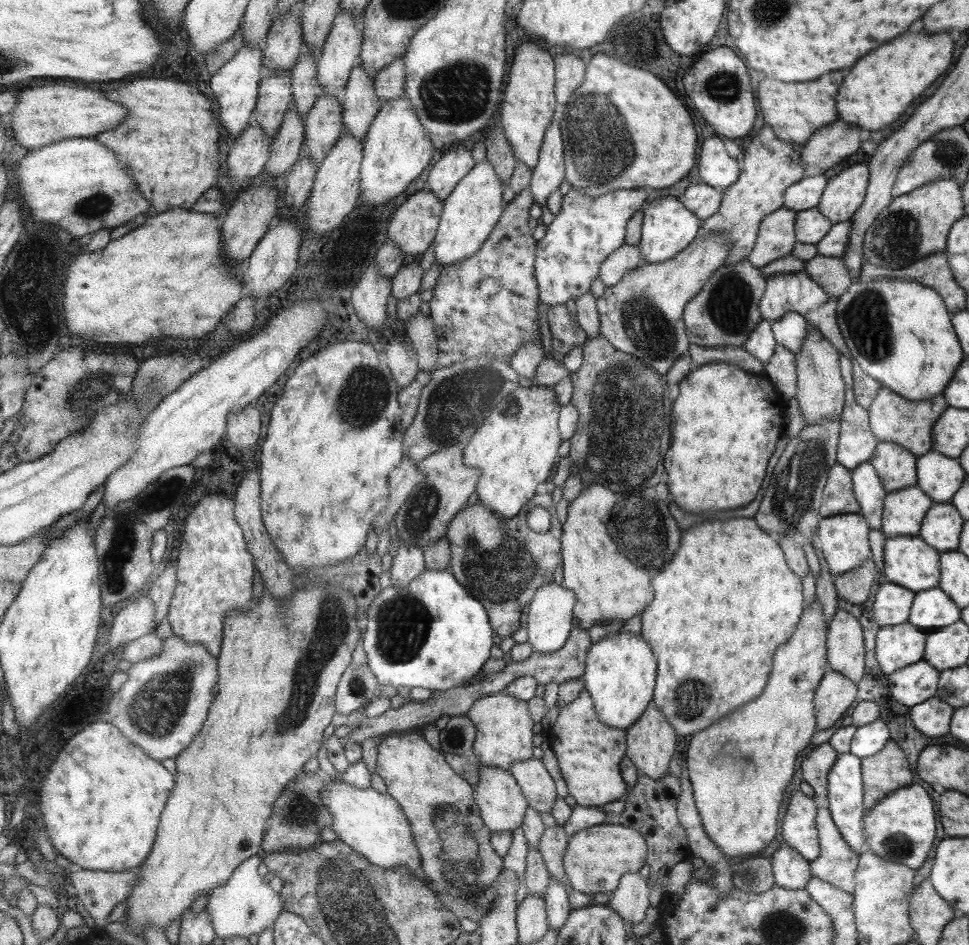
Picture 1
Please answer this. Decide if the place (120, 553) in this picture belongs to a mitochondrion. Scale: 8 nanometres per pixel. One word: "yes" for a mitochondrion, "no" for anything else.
yes

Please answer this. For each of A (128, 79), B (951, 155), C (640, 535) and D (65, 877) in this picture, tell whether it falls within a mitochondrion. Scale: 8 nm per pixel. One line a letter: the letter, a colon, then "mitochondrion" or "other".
A: other
B: mitochondrion
C: mitochondrion
D: other

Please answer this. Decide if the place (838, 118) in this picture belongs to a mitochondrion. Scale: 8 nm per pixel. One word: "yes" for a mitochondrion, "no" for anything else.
no

